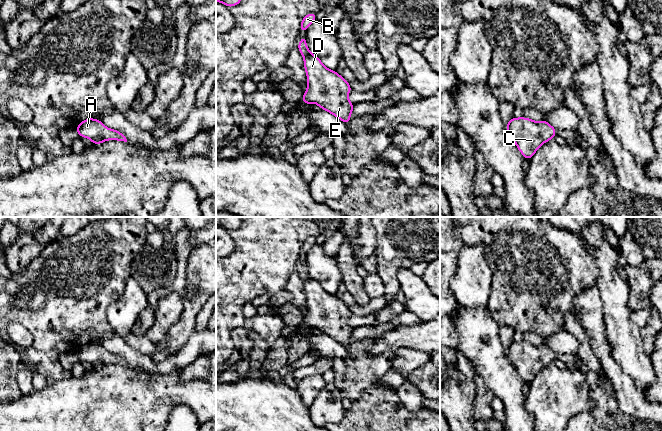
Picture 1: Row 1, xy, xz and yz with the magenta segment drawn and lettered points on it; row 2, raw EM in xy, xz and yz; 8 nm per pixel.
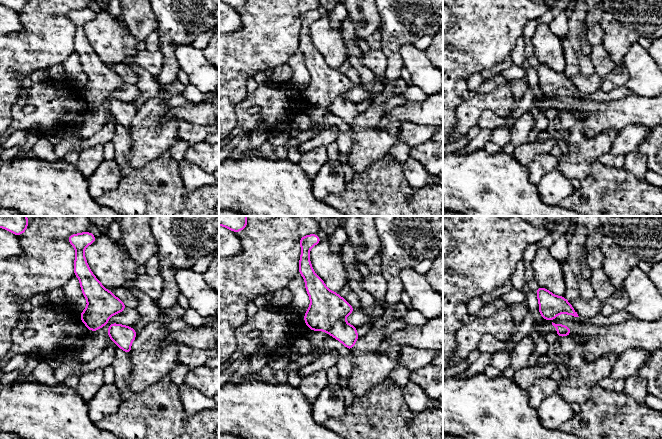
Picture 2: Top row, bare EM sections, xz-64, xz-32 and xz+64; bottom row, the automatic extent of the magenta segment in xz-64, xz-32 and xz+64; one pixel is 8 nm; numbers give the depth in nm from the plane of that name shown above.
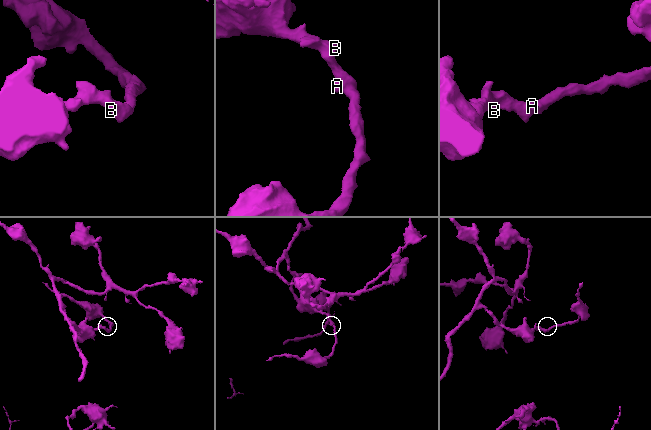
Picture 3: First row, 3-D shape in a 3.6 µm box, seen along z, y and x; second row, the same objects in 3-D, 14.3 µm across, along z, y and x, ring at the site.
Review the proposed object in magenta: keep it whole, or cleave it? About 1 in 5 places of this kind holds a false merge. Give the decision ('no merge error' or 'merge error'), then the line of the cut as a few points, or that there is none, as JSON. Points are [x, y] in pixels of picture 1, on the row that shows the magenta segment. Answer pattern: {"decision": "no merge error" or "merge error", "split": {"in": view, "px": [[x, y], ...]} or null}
{"decision": "no merge error", "split": null}

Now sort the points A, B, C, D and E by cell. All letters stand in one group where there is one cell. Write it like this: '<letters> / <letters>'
A B C D E

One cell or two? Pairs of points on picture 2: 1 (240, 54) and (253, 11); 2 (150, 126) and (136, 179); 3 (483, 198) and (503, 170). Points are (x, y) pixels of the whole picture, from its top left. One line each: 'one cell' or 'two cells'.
1: one cell
2: two cells
3: one cell

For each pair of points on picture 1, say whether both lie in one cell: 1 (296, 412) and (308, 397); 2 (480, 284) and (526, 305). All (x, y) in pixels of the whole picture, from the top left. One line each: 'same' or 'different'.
1: different
2: different

